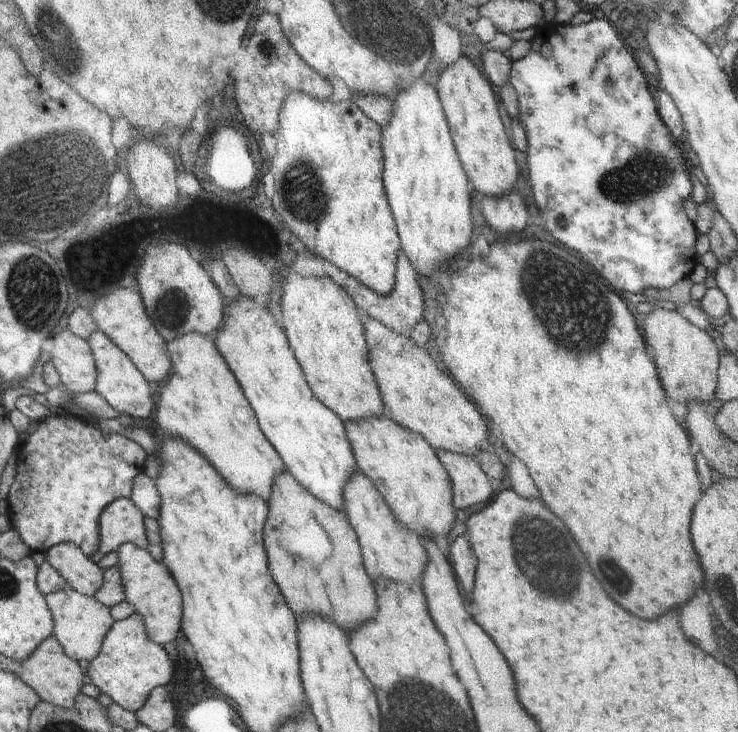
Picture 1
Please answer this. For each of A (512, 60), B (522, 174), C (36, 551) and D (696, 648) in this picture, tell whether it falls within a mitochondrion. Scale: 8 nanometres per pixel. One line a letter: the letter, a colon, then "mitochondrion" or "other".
A: other
B: other
C: other
D: other

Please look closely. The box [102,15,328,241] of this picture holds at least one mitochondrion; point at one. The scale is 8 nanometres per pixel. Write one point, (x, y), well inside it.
(266, 48)

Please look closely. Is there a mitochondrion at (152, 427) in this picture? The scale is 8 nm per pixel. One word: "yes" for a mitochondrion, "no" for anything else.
no

